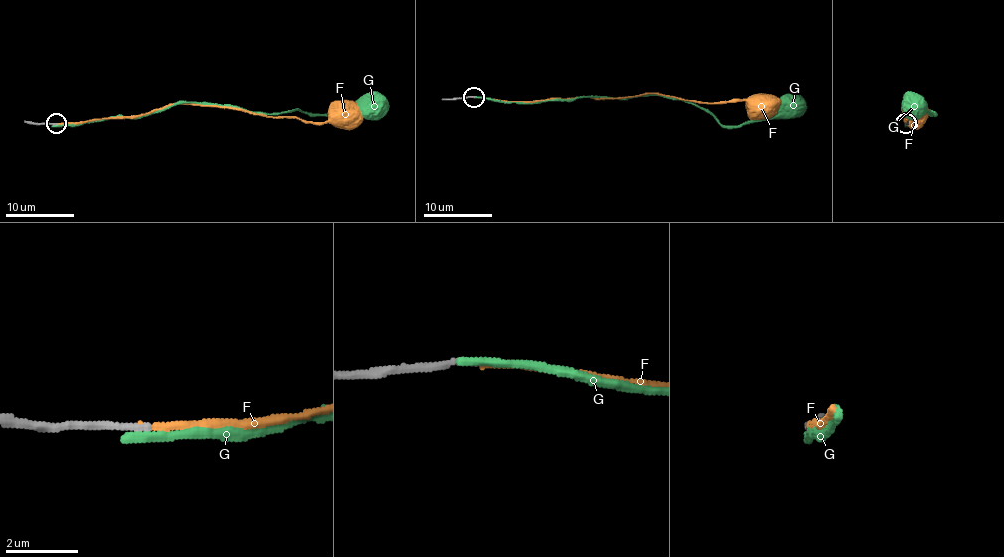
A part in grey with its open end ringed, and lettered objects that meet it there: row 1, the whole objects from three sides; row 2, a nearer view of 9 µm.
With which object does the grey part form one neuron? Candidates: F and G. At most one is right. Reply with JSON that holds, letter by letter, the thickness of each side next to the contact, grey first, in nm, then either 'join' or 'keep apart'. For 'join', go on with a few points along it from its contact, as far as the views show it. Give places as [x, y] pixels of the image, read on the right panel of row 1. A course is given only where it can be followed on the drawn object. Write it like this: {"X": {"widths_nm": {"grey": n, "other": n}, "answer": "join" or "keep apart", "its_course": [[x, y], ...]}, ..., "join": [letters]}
{"F": {"widths_nm": {"grey": 180, "other": 190}, "answer": "join"}, "G": {"widths_nm": {"grey": 220, "other": 280}, "answer": "keep apart"}, "join": ["F"]}

